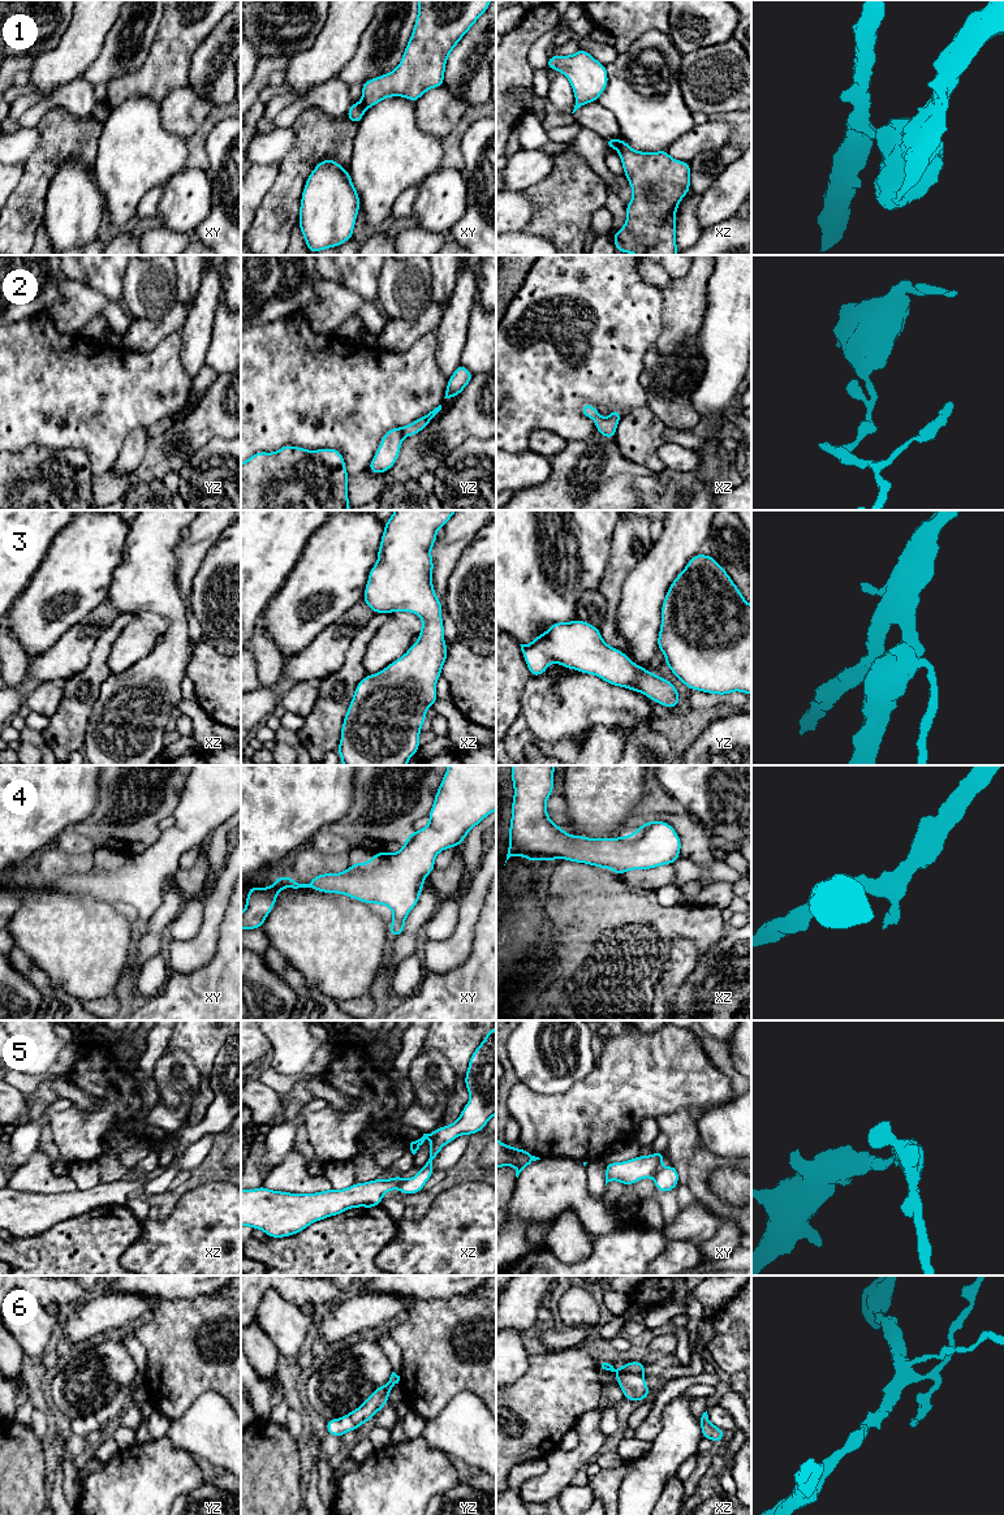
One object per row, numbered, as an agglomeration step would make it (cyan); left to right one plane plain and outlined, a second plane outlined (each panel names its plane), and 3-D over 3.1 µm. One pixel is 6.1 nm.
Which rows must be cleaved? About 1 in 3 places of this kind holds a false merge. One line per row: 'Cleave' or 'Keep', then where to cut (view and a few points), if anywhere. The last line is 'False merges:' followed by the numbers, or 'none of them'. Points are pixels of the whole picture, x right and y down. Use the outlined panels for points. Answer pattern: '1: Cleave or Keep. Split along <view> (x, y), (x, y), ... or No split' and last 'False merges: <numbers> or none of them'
1: Cleave. Split along xz (620, 139), (616, 149)
2: Keep. No split
3: Keep. No split
4: Keep. No split
5: Cleave. Split along xy (662, 1168), (654, 1177)
6: Keep. No split
False merges: 1, 5

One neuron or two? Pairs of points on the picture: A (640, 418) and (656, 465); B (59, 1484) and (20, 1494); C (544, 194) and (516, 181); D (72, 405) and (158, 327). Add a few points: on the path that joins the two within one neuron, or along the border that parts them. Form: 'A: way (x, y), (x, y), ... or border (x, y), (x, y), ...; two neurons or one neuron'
A: way (640, 430), (640, 445), (645, 453); one neuron
B: border (47, 1490), (48, 1501); two neurons
C: border (552, 165), (552, 169), (543, 178), (524, 191); two neurons
D: border (162, 340), (149, 350), (123, 348); two neurons

